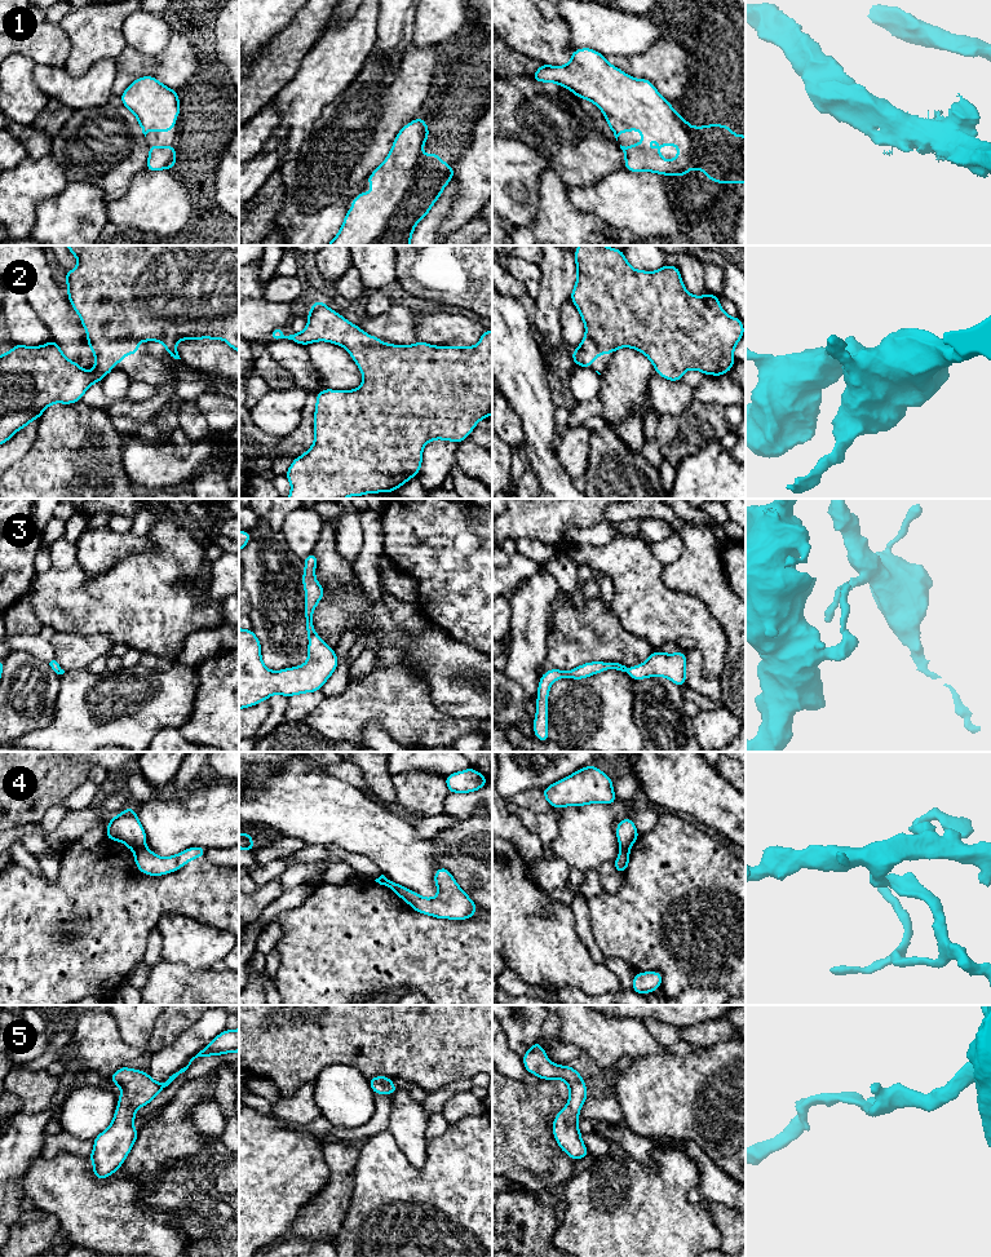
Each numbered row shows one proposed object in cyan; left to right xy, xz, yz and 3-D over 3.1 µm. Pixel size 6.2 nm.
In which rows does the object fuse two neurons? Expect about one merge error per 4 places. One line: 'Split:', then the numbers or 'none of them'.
Split: 3, 4

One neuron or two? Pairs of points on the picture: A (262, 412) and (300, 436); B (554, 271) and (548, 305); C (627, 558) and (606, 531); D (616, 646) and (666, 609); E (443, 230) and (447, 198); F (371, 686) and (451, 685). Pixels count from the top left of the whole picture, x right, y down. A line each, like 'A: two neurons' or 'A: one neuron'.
A: two neurons
B: one neuron
C: two neurons
D: two neurons
E: two neurons
F: two neurons

